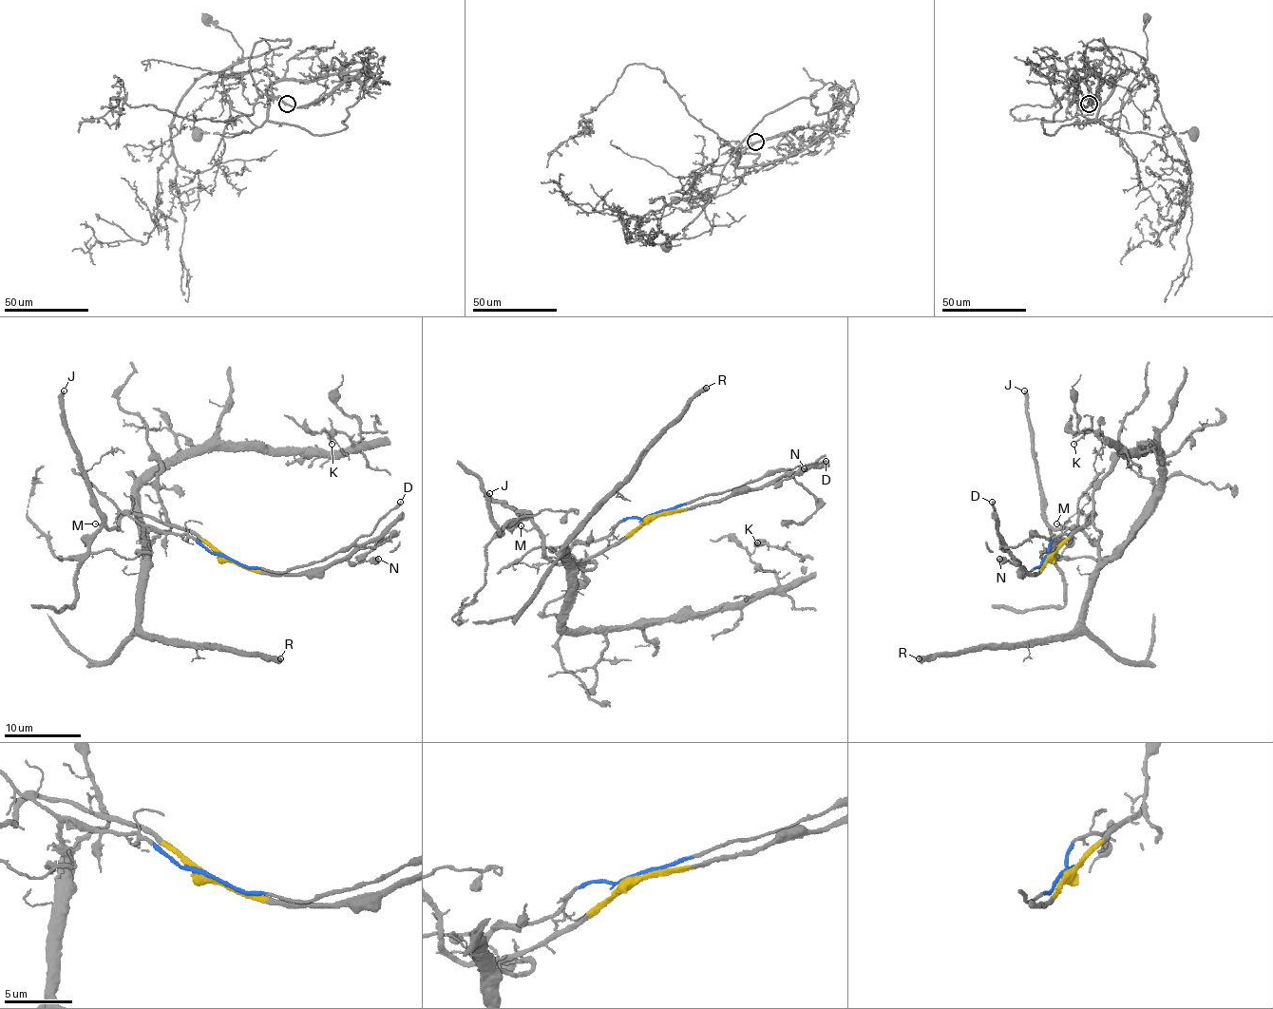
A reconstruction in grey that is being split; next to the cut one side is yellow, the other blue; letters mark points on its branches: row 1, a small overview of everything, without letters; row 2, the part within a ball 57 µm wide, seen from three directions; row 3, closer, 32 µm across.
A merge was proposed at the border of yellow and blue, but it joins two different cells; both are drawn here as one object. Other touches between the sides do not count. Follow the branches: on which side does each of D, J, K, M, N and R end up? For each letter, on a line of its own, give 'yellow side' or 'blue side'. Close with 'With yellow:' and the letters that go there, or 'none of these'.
D: blue side
J: yellow side
K: blue side
M: yellow side
N: yellow side
R: blue side
With yellow: J, M, N

